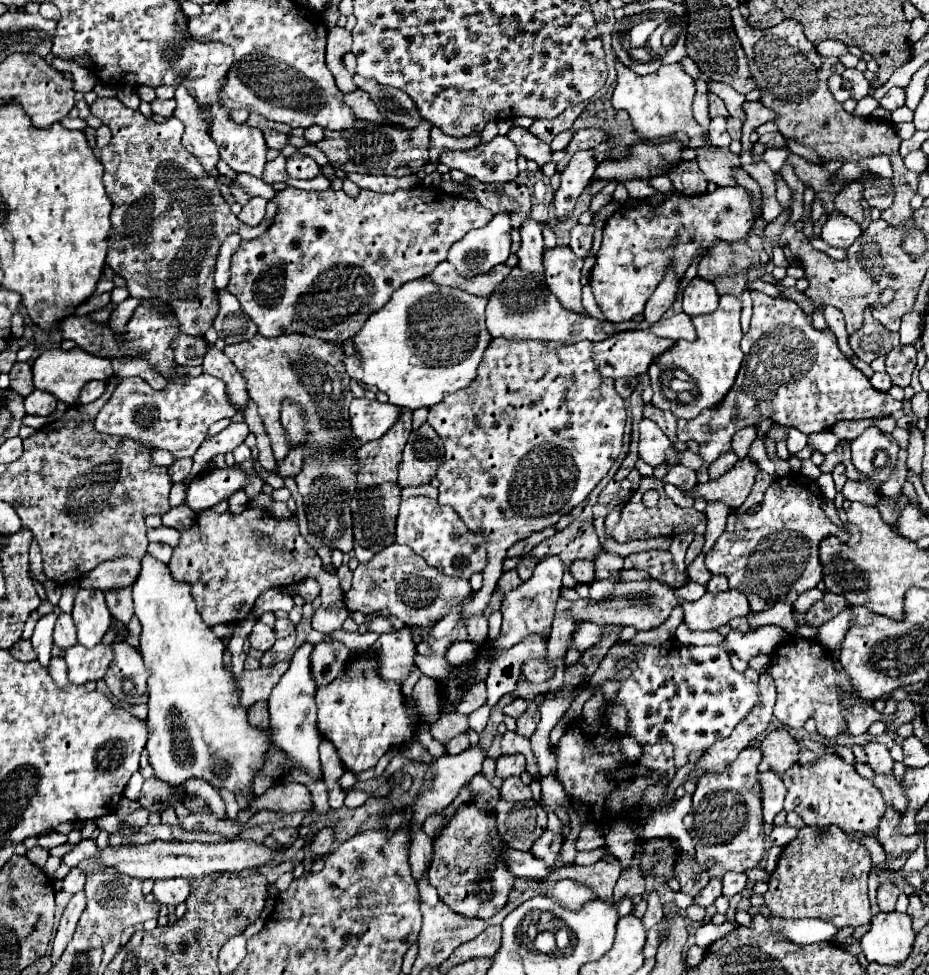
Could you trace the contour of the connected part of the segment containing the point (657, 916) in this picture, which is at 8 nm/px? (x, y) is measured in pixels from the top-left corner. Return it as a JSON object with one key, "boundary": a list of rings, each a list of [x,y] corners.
{"boundary":[[[650,894],[650,898],[648,898],[648,910],[646,910],[644,918],[642,918],[644,928],[646,930],[654,928],[662,920],[662,916],[664,916],[664,908],[662,908],[662,904],[658,900],[658,894]]]}

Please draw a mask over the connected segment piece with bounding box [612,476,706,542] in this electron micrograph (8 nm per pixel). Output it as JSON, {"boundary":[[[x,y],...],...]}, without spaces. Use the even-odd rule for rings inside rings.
{"boundary":[[[642,476],[640,480],[640,490],[636,496],[632,496],[628,500],[628,504],[624,506],[622,514],[620,514],[620,522],[616,524],[616,528],[612,530],[612,538],[616,542],[628,542],[628,540],[644,540],[644,538],[656,538],[656,536],[668,536],[668,538],[674,538],[678,534],[684,534],[684,532],[690,532],[694,530],[702,520],[706,520],[706,514],[704,512],[698,512],[696,508],[680,508],[672,502],[672,498],[668,498],[664,494],[664,482],[662,480],[656,480],[654,476]],[[644,490],[658,490],[660,492],[660,500],[654,508],[646,508],[642,504],[642,492]]]}

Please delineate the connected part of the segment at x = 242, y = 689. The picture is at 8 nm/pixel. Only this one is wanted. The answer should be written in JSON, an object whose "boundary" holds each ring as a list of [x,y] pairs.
{"boundary":[[[278,662],[268,668],[258,670],[244,670],[236,676],[236,686],[240,694],[240,706],[250,708],[258,700],[268,700],[272,688],[278,684],[280,676],[288,670],[288,662]]]}

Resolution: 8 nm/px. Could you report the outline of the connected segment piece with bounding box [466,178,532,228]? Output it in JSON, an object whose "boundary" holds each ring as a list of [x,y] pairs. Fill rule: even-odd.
{"boundary":[[[466,180],[466,186],[476,192],[476,200],[494,214],[506,212],[514,228],[520,228],[520,220],[530,216],[530,190],[516,182],[506,182],[504,188],[496,184],[484,184],[480,180]]]}

